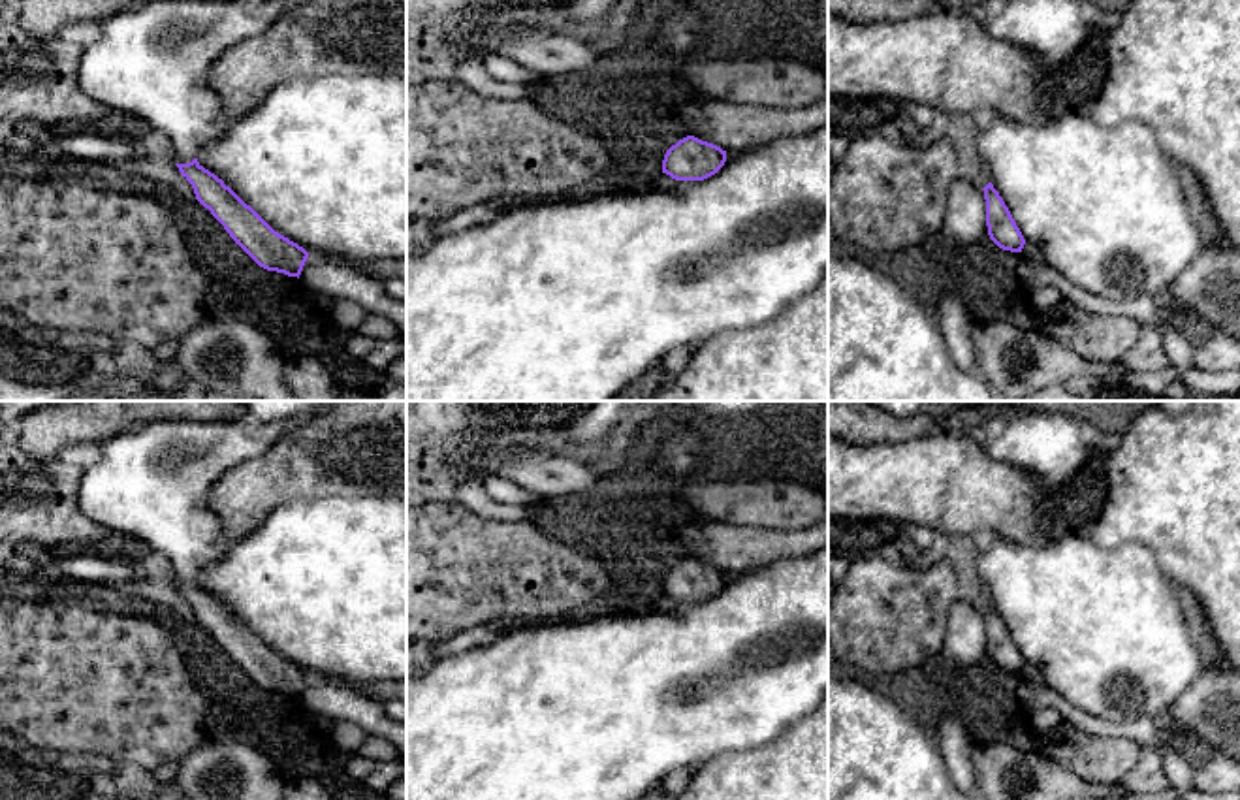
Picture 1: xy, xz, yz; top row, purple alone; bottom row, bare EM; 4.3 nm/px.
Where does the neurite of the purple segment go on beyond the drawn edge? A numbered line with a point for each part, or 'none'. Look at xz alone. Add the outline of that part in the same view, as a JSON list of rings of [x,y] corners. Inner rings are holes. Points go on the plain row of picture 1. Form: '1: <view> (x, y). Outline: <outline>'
none

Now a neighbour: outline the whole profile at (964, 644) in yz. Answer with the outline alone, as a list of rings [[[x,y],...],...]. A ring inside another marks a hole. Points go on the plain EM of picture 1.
[[[960,599],[952,604],[941,655],[962,668],[975,666],[988,655],[982,610]]]

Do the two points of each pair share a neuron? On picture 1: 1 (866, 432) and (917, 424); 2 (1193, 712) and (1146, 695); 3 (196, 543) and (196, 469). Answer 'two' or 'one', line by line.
1: one
2: two
3: one

